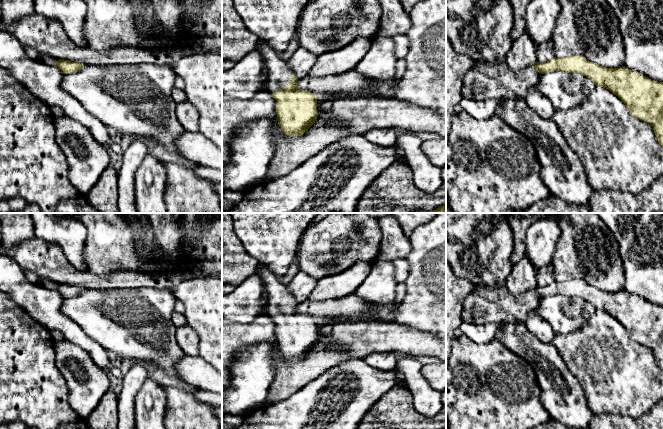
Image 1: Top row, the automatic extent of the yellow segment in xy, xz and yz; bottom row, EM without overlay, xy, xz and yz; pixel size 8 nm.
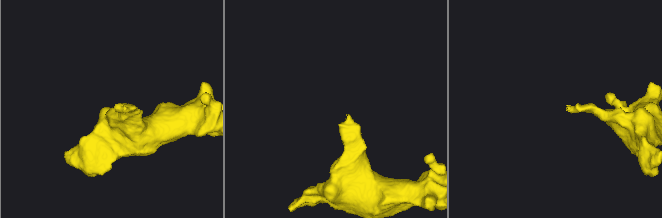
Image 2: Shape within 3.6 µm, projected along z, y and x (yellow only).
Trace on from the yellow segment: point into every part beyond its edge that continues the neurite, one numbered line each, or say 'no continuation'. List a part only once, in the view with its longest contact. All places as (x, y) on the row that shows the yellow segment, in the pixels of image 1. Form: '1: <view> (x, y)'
1: xz (279, 75)

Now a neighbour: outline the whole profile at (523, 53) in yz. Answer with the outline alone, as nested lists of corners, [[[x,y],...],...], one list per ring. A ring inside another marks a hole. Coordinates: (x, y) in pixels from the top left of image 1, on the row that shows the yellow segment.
[[[525,31],[521,37],[513,41],[505,57],[511,73],[519,75],[526,67],[532,66],[537,61],[537,51],[529,33]]]

